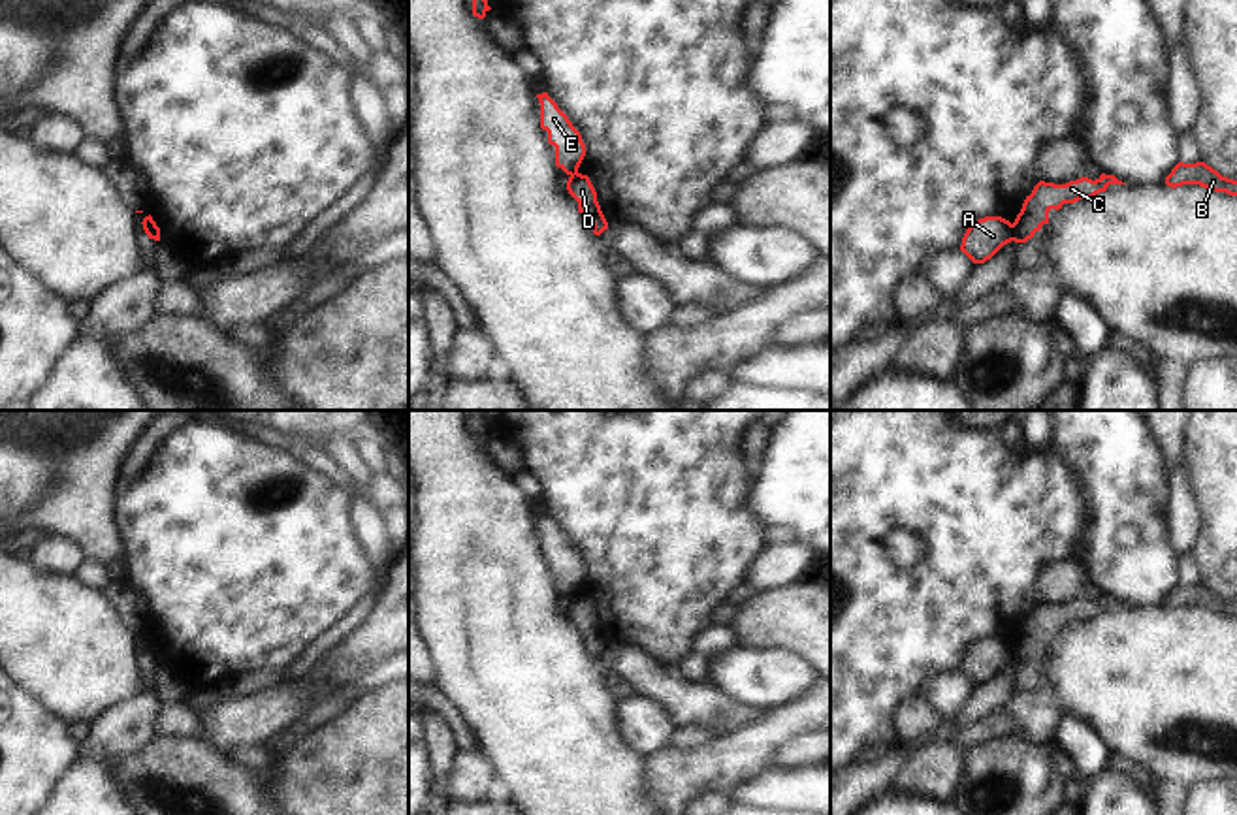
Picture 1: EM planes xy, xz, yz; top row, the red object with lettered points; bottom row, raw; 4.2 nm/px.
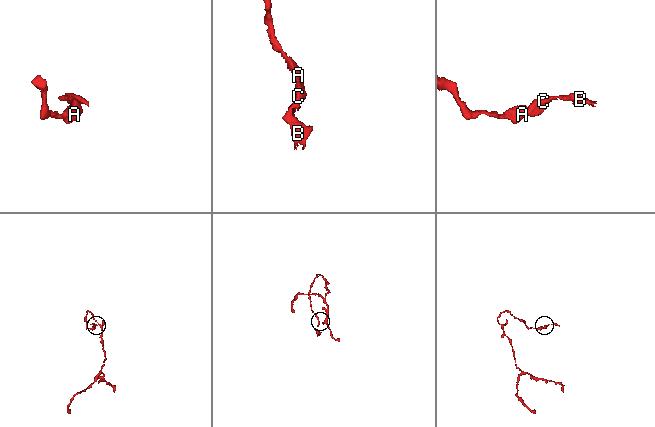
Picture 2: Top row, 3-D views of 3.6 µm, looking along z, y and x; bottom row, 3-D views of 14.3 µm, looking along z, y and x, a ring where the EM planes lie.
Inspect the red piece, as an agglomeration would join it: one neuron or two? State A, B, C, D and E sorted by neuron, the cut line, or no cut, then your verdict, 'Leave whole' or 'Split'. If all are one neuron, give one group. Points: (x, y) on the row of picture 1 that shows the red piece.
Groups: A E / B C D. Split along yz (1012, 224), (1013, 239). Split

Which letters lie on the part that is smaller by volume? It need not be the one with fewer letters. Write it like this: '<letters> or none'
B, C, D

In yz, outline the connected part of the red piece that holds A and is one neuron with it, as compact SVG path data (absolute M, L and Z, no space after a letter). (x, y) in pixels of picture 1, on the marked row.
M1002 216L975 220L964 233L960 250L973 262L985 264L1004 245L1013 241L1013 224Z

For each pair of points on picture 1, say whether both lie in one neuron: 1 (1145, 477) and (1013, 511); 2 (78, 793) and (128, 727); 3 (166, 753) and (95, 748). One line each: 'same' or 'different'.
1: different
2: same
3: different

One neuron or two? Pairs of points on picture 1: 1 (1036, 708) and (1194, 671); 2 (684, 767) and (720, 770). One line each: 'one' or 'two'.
1: two
2: one

